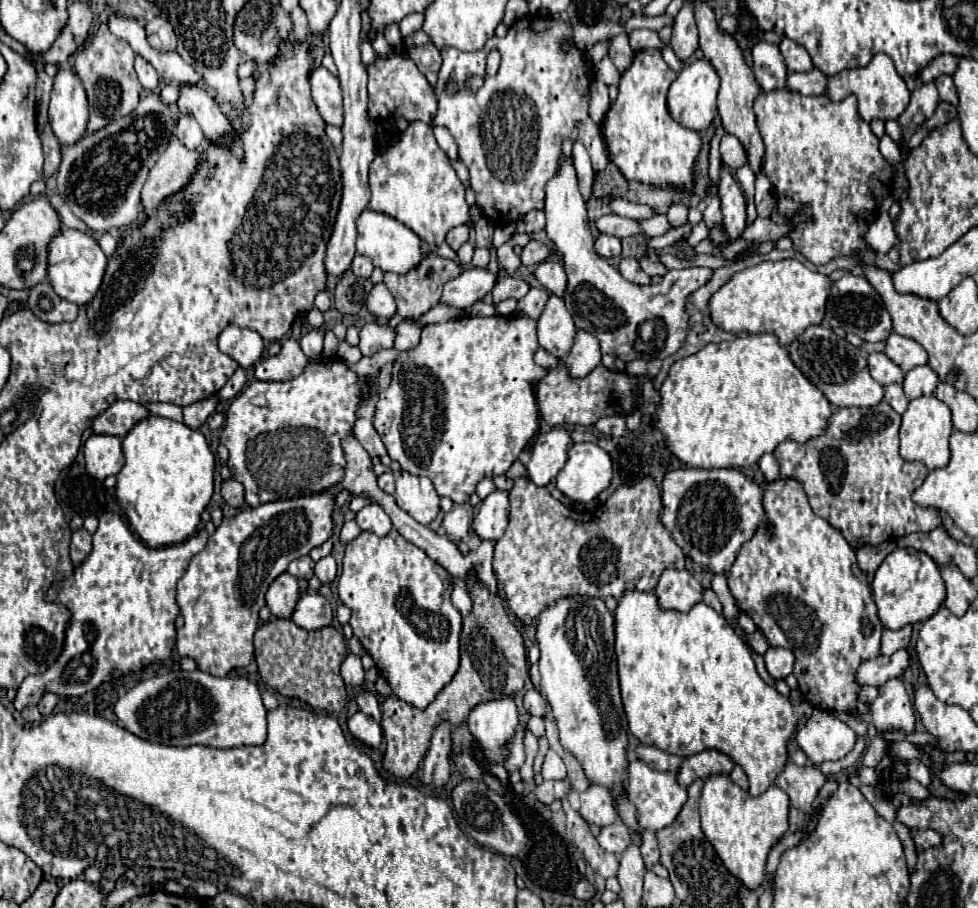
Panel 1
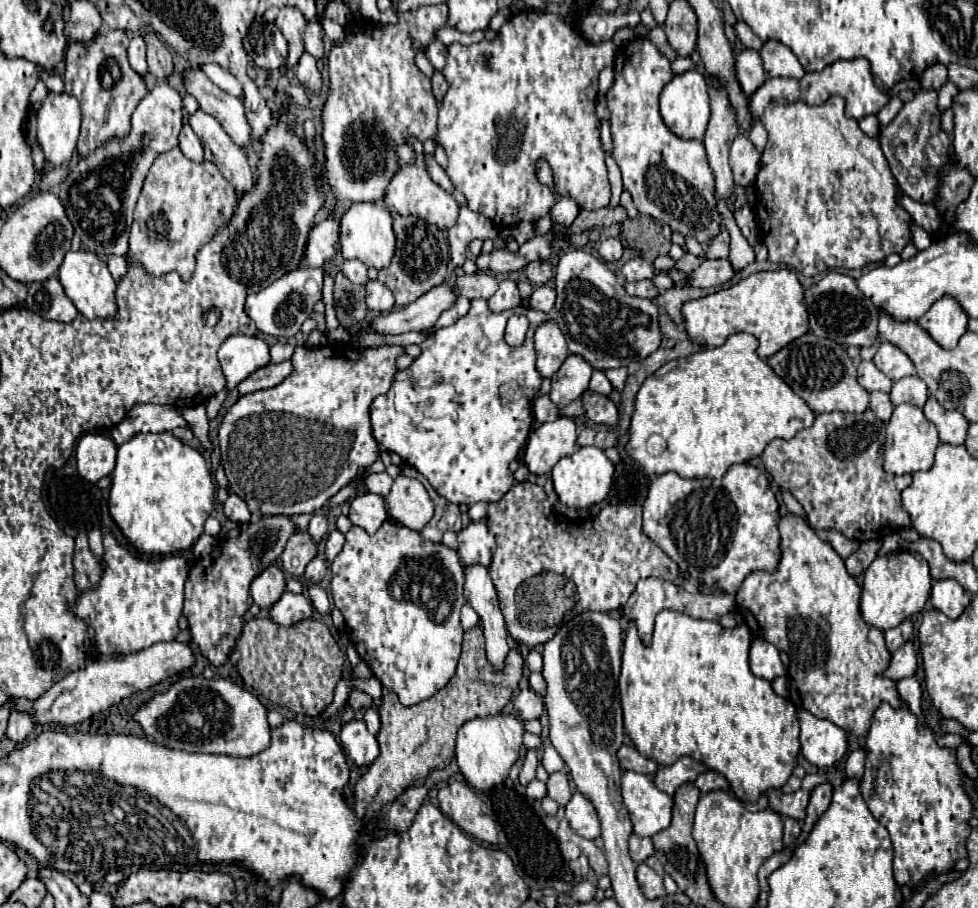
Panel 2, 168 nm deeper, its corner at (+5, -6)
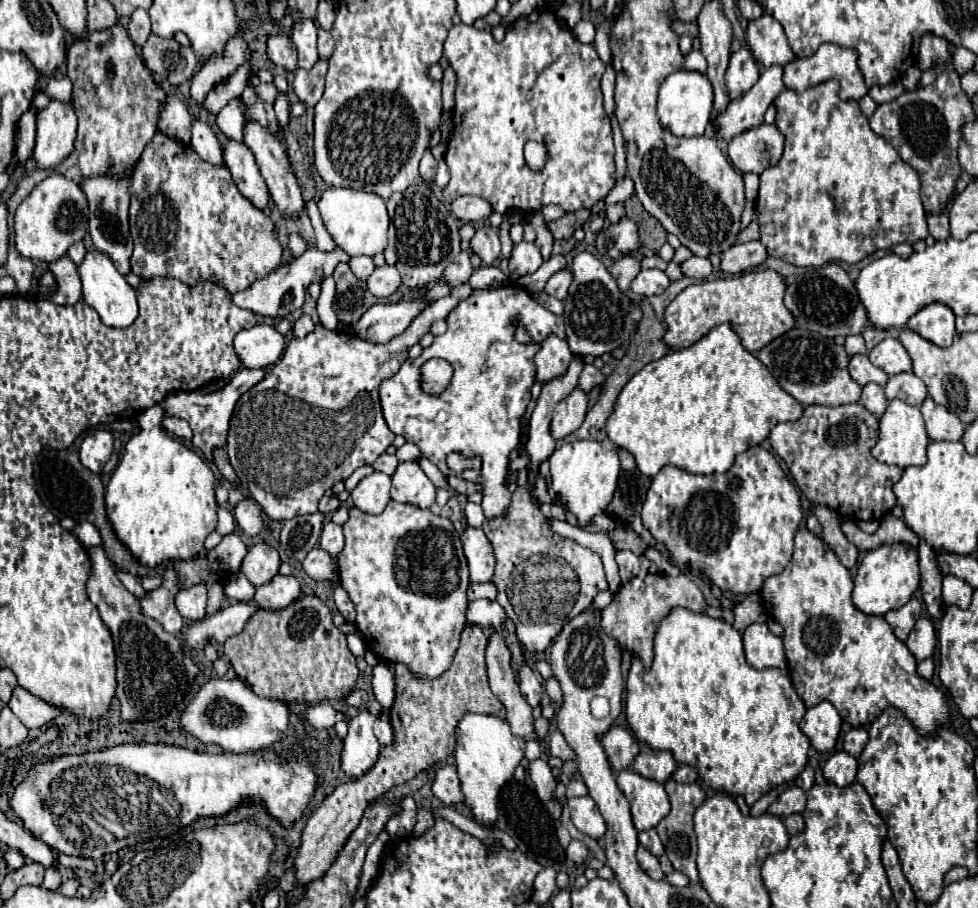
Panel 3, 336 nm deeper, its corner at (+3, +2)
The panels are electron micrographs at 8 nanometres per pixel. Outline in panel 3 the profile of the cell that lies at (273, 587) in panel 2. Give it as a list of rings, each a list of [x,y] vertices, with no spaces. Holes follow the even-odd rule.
[[[255,544],[243,558],[241,570],[253,586],[265,586],[279,574],[279,552],[269,544]]]

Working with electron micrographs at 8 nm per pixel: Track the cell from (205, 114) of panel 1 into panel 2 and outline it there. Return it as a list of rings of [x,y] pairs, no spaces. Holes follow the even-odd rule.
[[[197,110],[189,118],[189,124],[193,126],[195,134],[199,136],[205,148],[205,160],[217,164],[221,174],[233,184],[239,196],[249,192],[255,186],[255,180],[247,162],[247,154],[233,144],[223,126],[213,116],[201,110]]]

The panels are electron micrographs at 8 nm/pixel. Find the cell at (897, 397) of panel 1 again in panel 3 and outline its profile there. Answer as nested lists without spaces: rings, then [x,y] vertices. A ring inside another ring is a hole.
[[[867,384],[867,386],[863,386],[861,404],[869,412],[873,412],[877,418],[881,418],[883,412],[885,412],[885,408],[887,408],[887,398],[885,398],[883,386],[879,386],[879,384]]]

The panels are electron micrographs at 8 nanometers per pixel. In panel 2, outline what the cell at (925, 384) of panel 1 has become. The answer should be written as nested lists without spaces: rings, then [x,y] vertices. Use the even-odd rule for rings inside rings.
[[[907,376],[907,378],[897,380],[893,384],[889,396],[891,396],[891,402],[895,406],[907,402],[907,404],[913,404],[913,406],[919,406],[919,408],[923,408],[925,400],[929,398],[927,386],[919,376]]]

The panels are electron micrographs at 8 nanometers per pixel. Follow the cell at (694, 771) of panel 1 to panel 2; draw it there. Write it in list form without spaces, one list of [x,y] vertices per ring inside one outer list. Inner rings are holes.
[[[681,756],[677,762],[657,768],[657,772],[653,776],[653,784],[657,784],[657,788],[661,788],[663,792],[673,796],[681,784],[695,780],[703,770],[705,770],[705,766],[701,762],[697,762],[689,756]]]

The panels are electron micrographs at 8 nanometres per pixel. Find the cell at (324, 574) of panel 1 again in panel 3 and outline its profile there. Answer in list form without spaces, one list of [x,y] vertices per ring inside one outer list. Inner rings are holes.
[[[313,548],[303,560],[303,570],[313,580],[333,580],[335,578],[333,568],[335,568],[335,562],[321,548]]]

